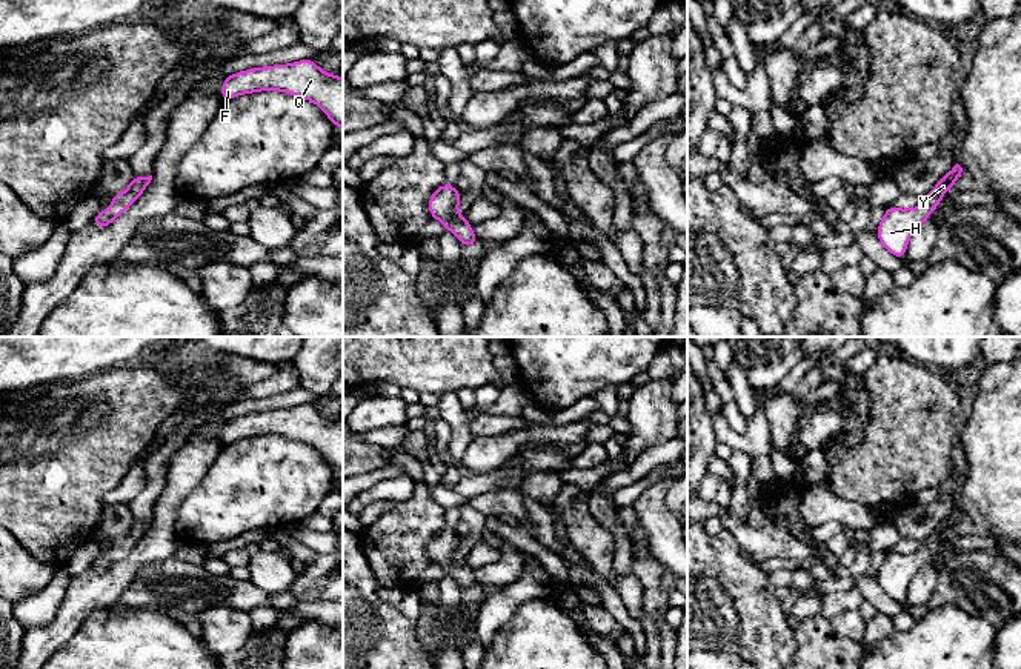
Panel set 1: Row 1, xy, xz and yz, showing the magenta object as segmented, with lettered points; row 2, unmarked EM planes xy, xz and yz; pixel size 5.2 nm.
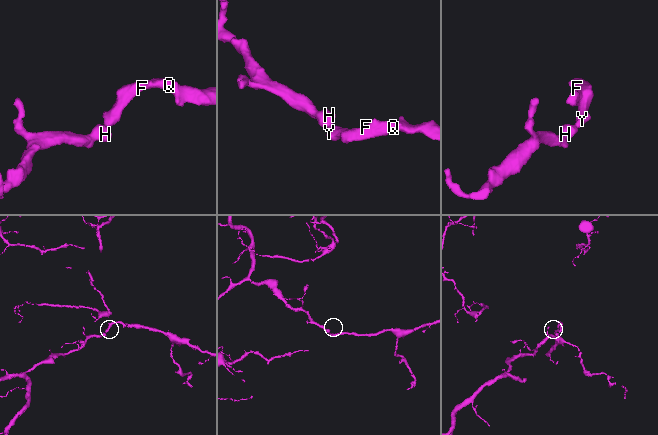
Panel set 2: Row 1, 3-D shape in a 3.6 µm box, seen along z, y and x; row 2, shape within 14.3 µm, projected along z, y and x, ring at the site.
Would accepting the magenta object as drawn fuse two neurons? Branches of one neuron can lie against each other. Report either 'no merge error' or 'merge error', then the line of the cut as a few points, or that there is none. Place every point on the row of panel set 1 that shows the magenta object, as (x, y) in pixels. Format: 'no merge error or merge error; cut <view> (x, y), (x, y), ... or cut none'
no merge error; cut none

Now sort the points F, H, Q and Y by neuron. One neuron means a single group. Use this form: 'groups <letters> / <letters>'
groups F H Q Y

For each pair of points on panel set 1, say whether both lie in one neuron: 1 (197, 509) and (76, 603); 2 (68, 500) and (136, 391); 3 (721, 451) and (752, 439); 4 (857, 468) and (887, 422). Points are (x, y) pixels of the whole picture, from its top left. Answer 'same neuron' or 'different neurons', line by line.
1: different neurons
2: same neuron
3: different neurons
4: same neuron

